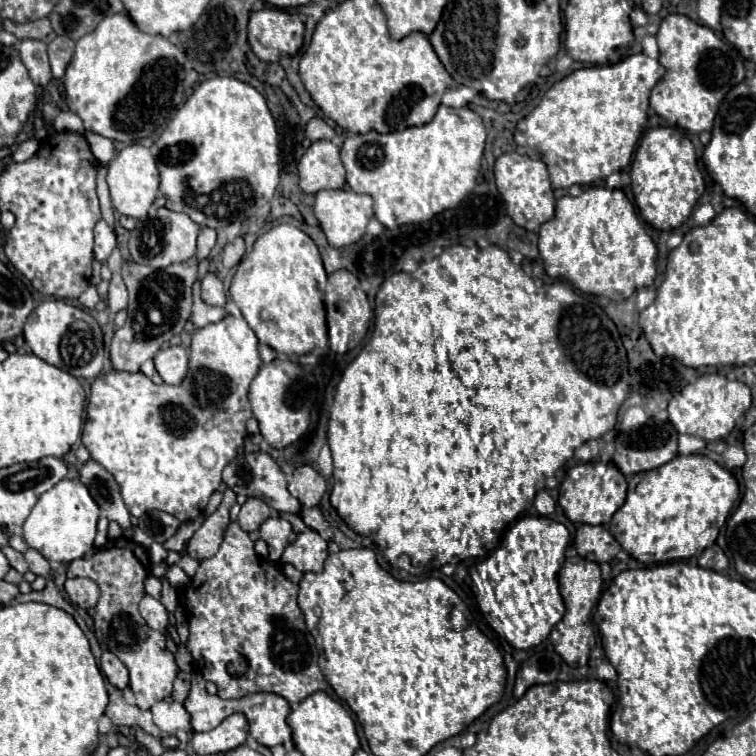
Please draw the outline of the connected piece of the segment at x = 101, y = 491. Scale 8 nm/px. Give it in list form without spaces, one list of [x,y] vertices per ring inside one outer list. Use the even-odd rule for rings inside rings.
[[[87,460],[79,470],[79,480],[89,488],[93,500],[97,502],[105,518],[115,520],[123,530],[131,526],[131,514],[123,504],[119,484],[115,482],[113,474],[109,474],[99,462]]]

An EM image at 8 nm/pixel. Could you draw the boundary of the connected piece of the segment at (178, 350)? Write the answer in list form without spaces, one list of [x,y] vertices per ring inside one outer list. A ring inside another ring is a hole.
[[[169,346],[155,356],[155,368],[167,384],[181,384],[189,370],[189,352],[181,346]]]

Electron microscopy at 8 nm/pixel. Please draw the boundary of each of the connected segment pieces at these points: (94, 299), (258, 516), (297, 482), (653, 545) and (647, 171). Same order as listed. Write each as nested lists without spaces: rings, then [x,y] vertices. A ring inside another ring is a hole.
[[[89,286],[81,296],[79,296],[79,302],[85,306],[85,308],[89,308],[89,310],[93,310],[95,306],[97,306],[97,302],[99,302],[101,298],[99,298],[99,294],[97,294],[97,290],[95,290],[95,286]]]
[[[247,498],[247,502],[241,506],[241,512],[237,516],[237,524],[245,532],[257,530],[267,518],[271,516],[271,508],[261,498]]]
[[[299,466],[289,482],[289,492],[301,502],[303,508],[313,508],[321,502],[325,494],[325,480],[323,476],[311,466]]]
[[[701,454],[675,456],[671,462],[629,476],[625,504],[613,514],[609,530],[621,548],[643,564],[665,564],[701,554],[715,542],[739,499],[735,476]]]
[[[657,126],[645,132],[631,164],[631,190],[635,204],[645,222],[657,230],[673,230],[681,226],[693,212],[693,206],[705,190],[703,176],[697,166],[697,154],[687,134],[673,126]]]

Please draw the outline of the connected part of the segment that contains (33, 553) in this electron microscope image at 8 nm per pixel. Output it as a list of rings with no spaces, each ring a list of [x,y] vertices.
[[[29,548],[29,550],[25,552],[25,560],[27,560],[27,564],[29,564],[29,570],[31,570],[35,576],[47,578],[47,576],[51,574],[51,564],[49,564],[49,560],[43,558],[37,550]]]

